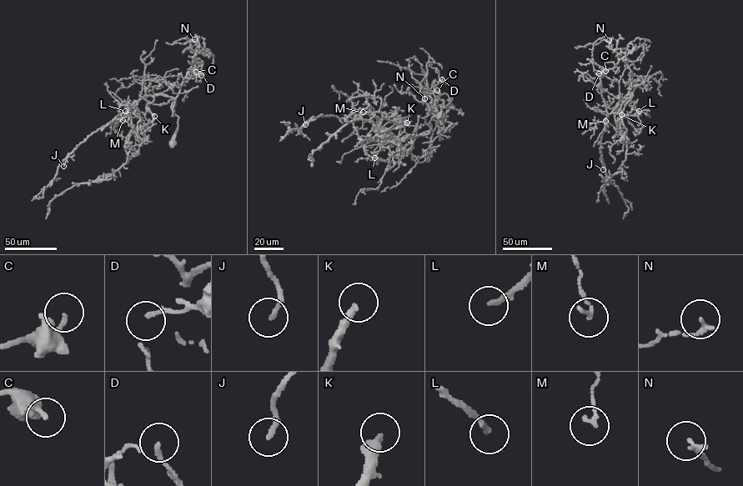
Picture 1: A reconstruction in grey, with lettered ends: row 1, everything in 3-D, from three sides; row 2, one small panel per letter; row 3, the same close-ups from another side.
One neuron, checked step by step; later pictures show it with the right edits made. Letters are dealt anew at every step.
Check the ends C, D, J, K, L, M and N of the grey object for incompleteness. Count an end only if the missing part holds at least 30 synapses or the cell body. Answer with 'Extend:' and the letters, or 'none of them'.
Extend: K, L

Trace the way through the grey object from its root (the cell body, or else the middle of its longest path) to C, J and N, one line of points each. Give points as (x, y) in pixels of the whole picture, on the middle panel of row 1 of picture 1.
C: (441, 116), (441, 121), (440, 114), (432, 117), (430, 131), (424, 117), (429, 107), (419, 91), (437, 90)
J: (441, 116), (432, 117), (428, 134), (402, 141), (379, 127), (372, 112), (320, 115), (305, 124)
N: (441, 116), (441, 121), (440, 114), (432, 117), (430, 131), (422, 87), (435, 110), (420, 102), (424, 98)

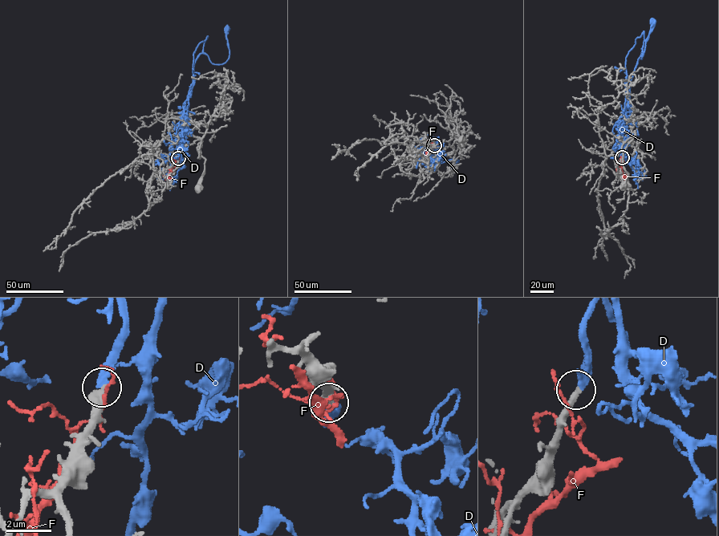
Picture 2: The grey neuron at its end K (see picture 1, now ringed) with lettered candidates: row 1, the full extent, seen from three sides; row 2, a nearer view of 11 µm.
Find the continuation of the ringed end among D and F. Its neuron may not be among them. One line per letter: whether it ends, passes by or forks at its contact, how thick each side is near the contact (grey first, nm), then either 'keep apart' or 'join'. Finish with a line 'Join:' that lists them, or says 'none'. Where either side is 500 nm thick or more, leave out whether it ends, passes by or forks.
D: it ends there; 360 nm thick on the grey side, 360 nm on the other; keep apart
F: 500 nm thick on the grey side, 130 nm on the other; keep apart
Join: none

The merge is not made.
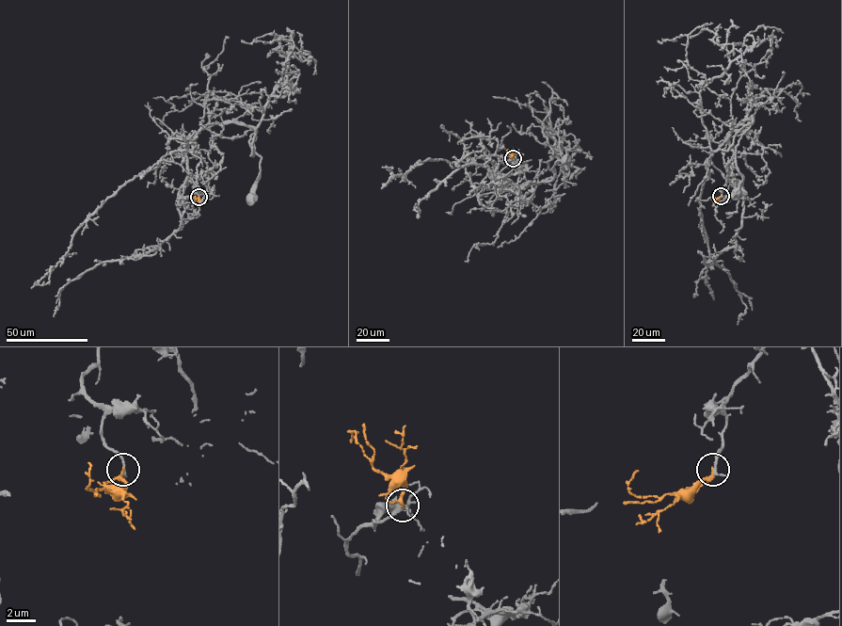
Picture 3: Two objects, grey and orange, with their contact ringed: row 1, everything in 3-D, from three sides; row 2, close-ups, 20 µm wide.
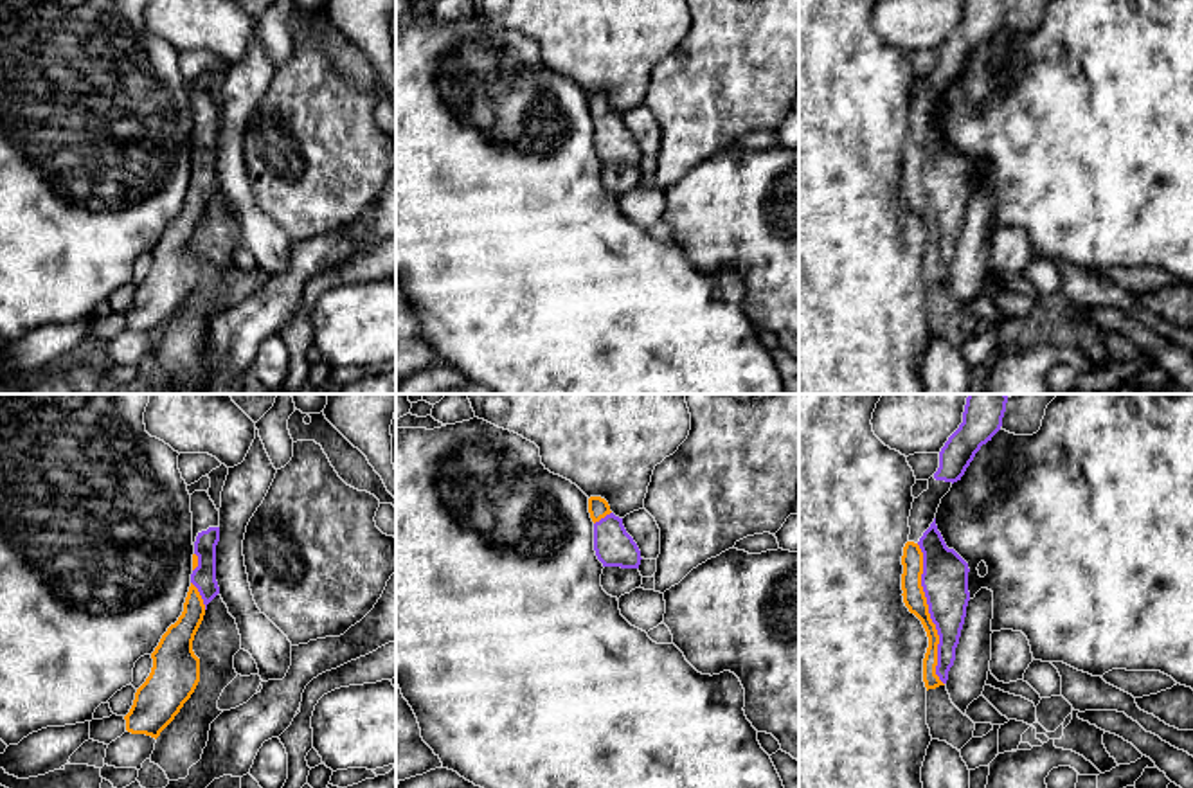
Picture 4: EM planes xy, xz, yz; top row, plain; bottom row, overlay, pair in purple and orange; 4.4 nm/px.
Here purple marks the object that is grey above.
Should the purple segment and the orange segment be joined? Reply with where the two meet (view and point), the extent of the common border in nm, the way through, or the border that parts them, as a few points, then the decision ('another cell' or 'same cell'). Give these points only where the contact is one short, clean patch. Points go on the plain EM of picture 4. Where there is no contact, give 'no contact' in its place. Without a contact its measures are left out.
yz (929, 209) | 650 nm | same cell

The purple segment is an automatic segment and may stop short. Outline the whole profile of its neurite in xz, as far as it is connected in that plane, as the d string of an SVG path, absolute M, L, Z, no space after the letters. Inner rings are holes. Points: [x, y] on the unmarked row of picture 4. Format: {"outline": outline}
{"outline": "M590 94L588 110L594 119L594 148L603 164L639 166L641 148L608 99Z"}

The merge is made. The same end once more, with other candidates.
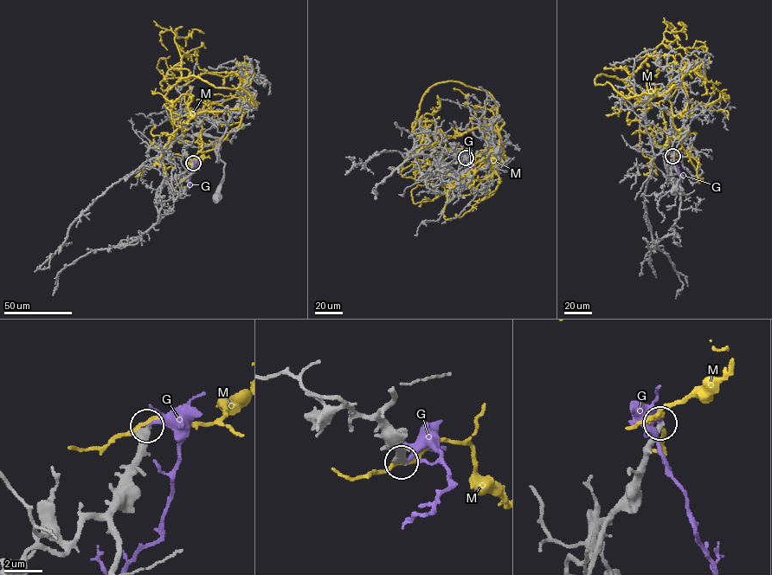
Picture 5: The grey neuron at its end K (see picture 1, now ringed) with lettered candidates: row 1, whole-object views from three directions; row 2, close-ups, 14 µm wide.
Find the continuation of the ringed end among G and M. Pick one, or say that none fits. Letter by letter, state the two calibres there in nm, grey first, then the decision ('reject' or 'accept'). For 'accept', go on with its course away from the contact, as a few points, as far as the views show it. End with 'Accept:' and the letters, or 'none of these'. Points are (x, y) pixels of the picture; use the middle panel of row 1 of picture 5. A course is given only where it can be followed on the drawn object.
G: calibres 360 and 200 nm; accept
M: calibres 400 and 200 nm; reject
Accept: G

